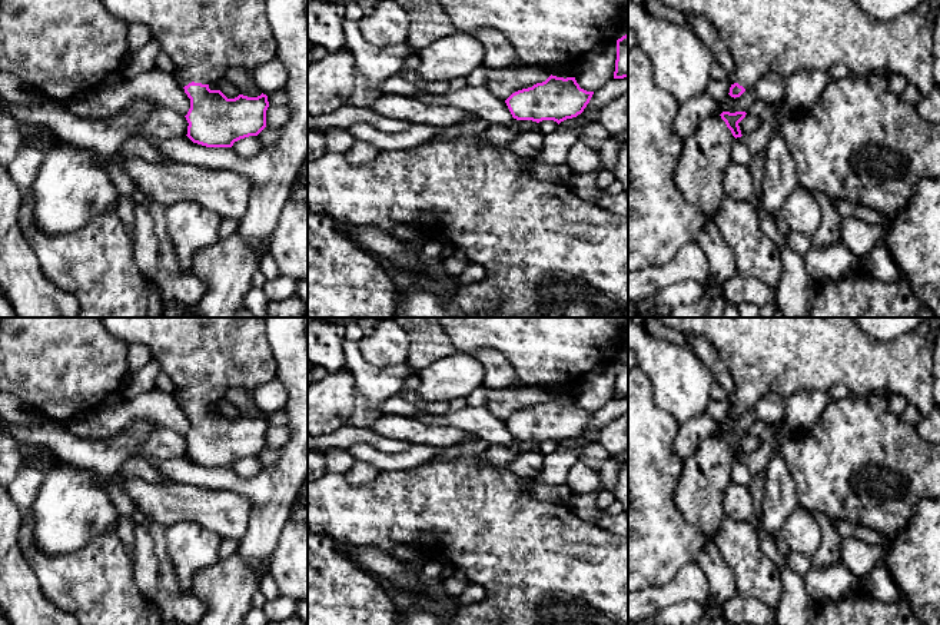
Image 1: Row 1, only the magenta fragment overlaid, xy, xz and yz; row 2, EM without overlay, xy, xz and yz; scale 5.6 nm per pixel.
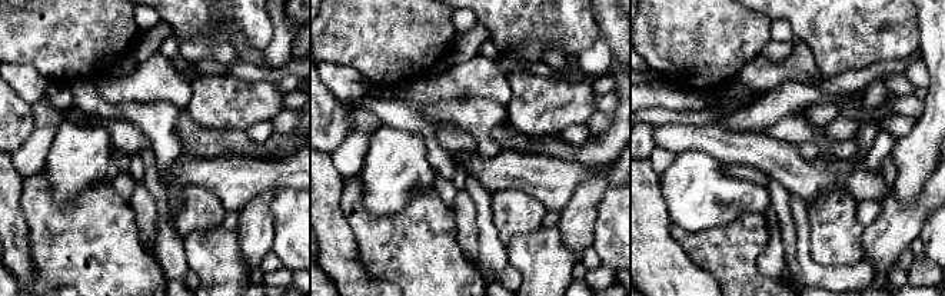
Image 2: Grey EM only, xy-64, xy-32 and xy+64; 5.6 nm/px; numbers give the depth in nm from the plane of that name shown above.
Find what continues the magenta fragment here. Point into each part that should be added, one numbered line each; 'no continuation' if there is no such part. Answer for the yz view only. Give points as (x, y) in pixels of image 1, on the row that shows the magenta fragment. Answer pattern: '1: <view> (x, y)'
1: yz (763, 36)

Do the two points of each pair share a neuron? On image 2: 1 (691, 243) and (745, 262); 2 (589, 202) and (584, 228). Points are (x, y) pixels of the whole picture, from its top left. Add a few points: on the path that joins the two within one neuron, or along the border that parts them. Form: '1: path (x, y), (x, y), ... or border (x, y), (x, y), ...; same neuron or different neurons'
1: path (704, 249), (724, 250), (732, 258); same neuron
2: path (584, 208), (584, 222); same neuron

